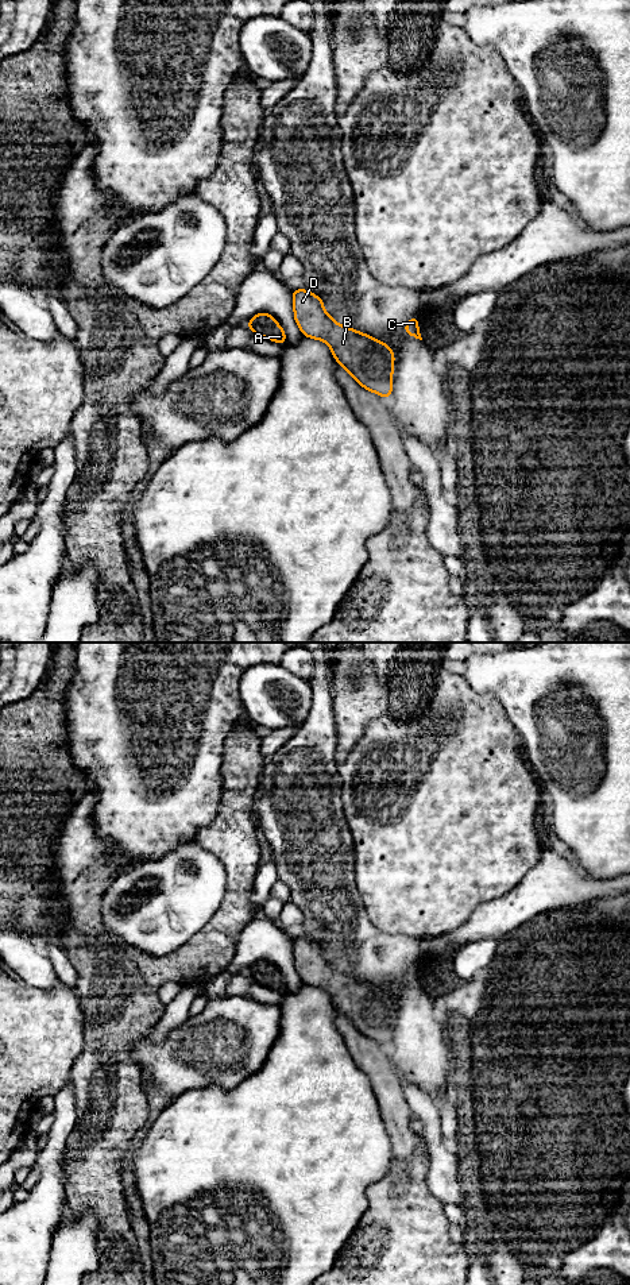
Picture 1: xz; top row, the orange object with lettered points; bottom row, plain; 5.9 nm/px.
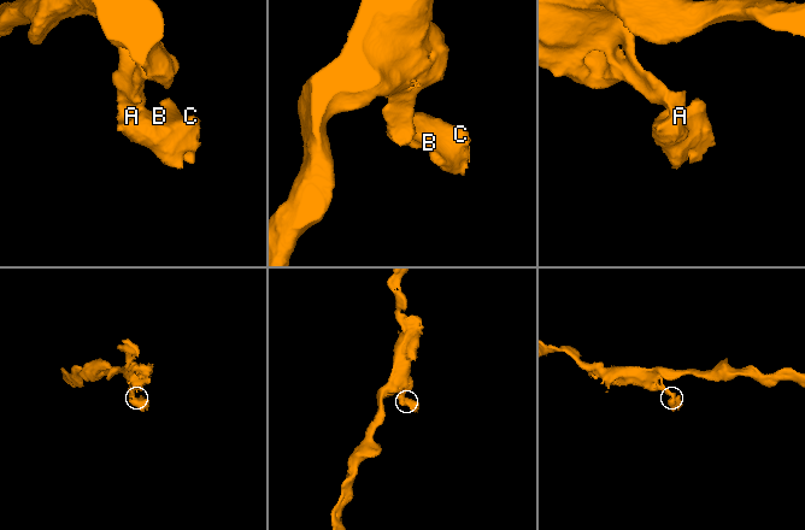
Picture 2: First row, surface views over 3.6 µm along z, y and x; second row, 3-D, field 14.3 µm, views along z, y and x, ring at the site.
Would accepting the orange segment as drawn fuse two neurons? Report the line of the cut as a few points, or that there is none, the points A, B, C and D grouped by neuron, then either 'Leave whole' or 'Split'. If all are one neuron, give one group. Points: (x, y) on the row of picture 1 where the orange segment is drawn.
No split. Groups: A B C D. Leave whole

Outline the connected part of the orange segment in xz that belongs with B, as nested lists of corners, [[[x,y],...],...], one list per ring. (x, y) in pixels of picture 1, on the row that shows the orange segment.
[[[291,289],[294,320],[305,337],[325,341],[353,379],[390,400],[395,352],[370,335],[336,323],[325,310],[322,298],[306,289]]]

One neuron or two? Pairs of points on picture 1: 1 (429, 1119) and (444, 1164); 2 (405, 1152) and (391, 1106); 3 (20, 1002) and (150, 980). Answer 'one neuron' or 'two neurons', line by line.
1: one neuron
2: one neuron
3: two neurons

